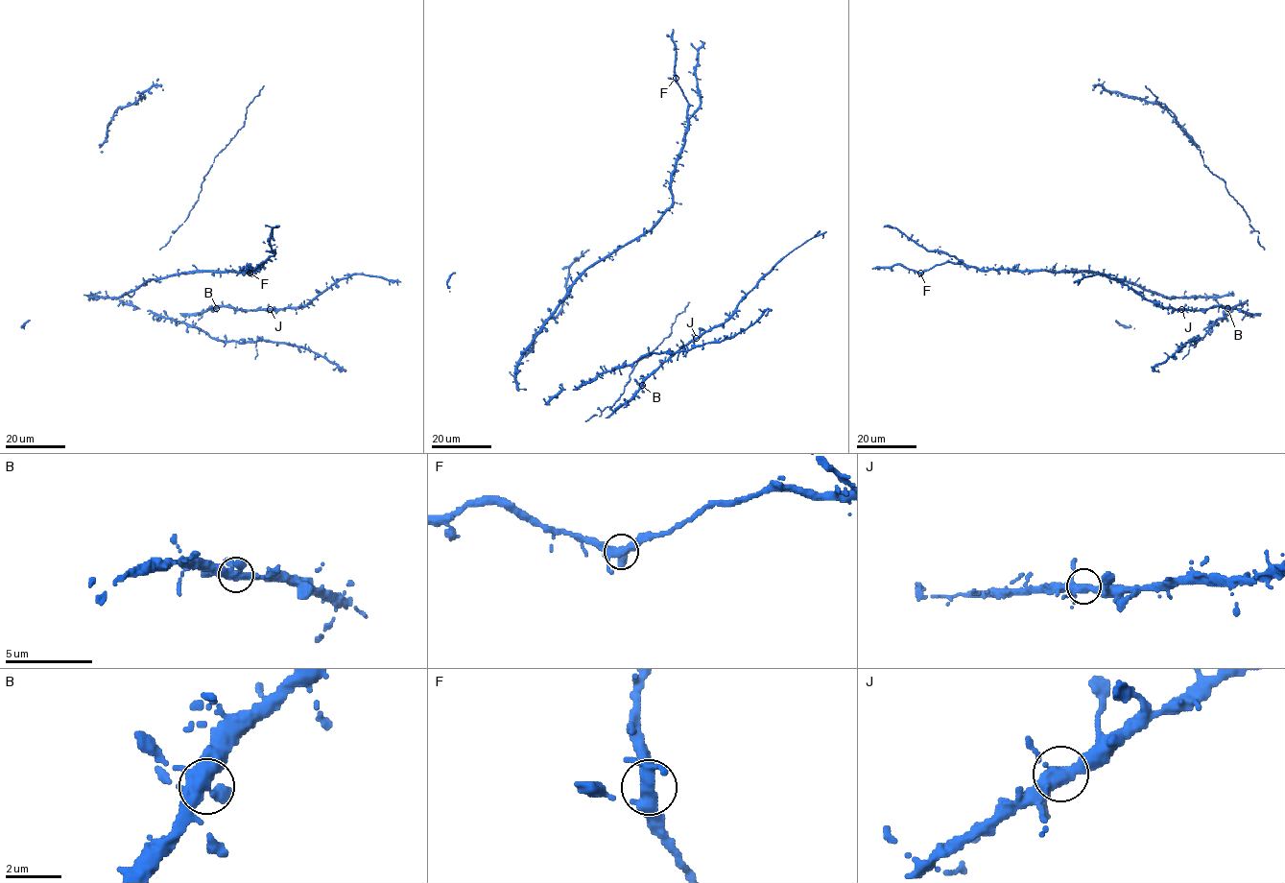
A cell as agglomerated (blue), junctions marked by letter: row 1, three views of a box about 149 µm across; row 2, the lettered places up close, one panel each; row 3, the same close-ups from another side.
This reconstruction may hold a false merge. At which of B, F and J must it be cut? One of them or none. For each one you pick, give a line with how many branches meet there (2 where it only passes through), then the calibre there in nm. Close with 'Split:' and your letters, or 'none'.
Split: none

